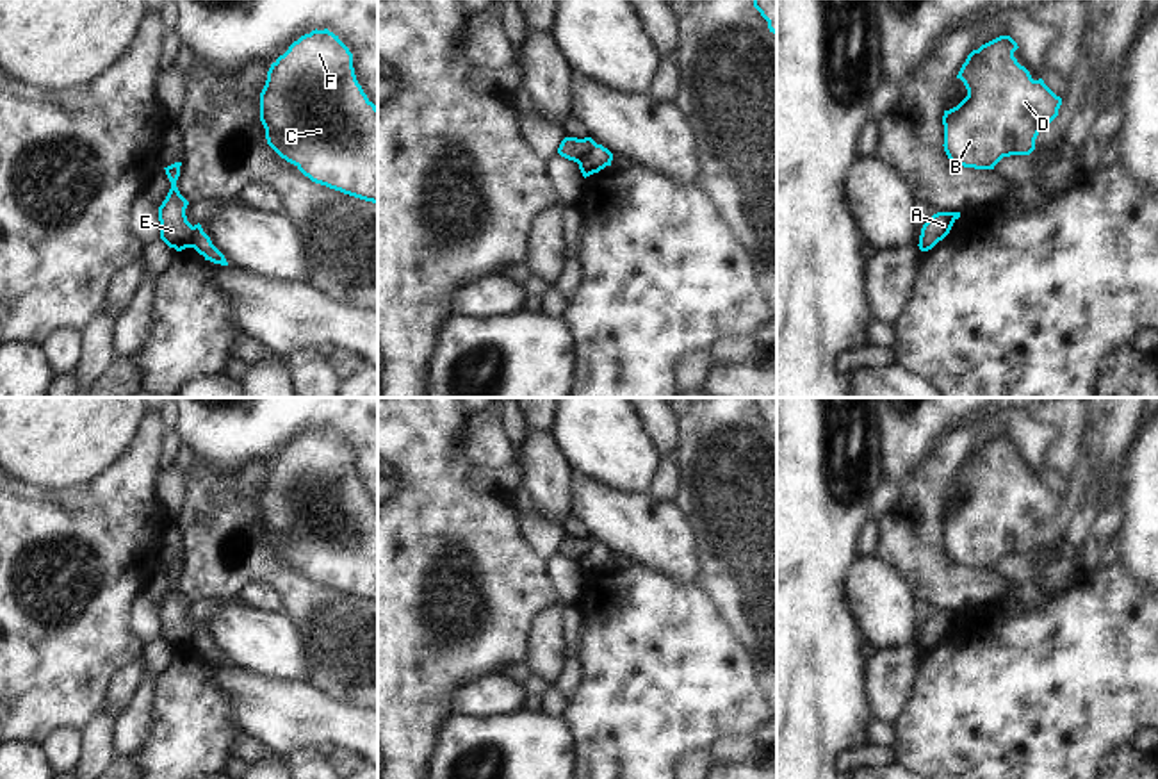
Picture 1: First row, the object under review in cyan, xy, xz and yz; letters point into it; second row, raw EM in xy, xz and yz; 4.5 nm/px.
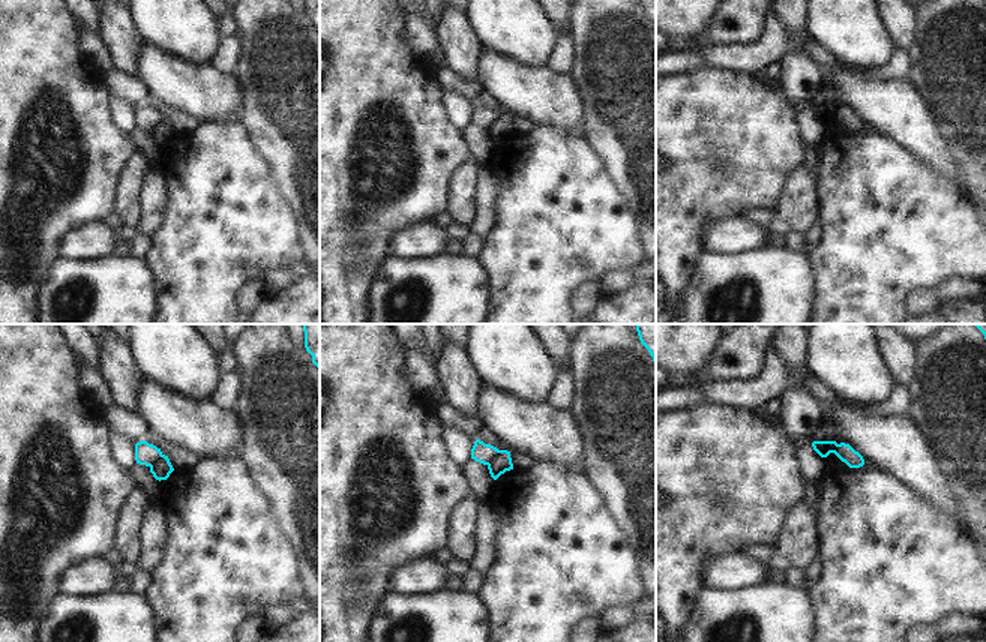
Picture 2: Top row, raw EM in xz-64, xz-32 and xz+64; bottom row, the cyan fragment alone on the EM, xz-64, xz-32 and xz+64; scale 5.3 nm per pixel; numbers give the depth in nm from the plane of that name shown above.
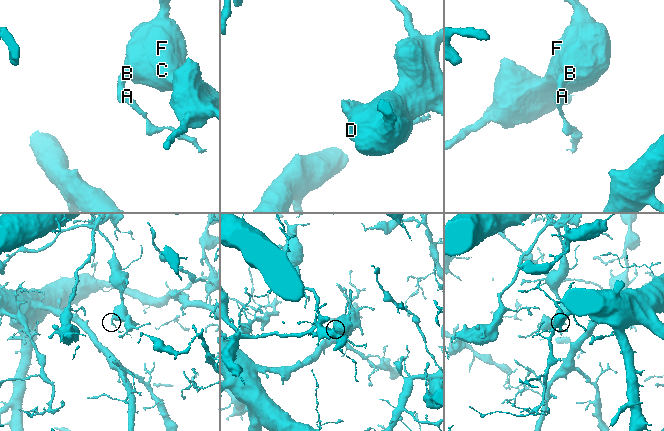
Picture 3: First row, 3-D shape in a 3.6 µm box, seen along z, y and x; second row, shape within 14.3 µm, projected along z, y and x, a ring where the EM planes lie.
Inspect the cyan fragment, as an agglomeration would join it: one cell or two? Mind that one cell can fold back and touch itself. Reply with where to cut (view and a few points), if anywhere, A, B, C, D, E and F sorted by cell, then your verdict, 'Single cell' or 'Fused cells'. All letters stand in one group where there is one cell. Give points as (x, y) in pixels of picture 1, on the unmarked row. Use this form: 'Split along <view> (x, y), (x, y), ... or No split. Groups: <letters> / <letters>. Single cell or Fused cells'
Split along xy (195, 626), (189, 646). Groups: A / B C D E F. Fused cells

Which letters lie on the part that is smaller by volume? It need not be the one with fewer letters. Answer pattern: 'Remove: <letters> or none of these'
Remove: A

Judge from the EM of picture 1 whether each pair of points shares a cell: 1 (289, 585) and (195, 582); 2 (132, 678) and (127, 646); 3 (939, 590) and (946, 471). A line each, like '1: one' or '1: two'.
1: one
2: two
3: one

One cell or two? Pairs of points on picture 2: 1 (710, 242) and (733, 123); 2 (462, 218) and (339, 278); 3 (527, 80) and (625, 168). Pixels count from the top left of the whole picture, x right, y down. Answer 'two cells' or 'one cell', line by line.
1: two cells
2: two cells
3: two cells

